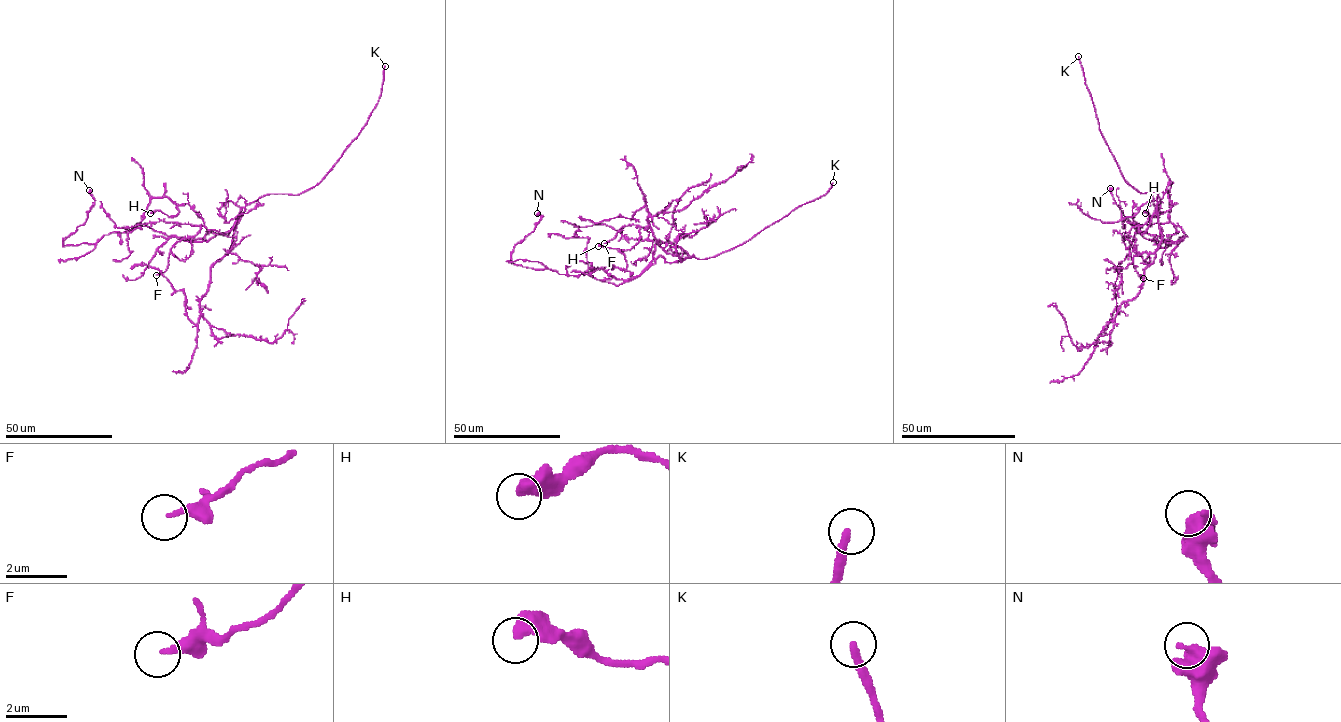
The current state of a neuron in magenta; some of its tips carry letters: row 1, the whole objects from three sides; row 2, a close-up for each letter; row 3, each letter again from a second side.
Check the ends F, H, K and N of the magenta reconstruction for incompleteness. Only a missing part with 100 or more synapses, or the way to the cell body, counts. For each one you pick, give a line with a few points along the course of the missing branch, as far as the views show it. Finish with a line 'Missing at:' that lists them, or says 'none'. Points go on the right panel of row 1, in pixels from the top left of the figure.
Missing at: K

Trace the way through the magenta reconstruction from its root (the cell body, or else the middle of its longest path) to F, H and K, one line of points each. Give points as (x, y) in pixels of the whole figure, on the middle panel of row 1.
F: (675, 262), (692, 257), (675, 244), (650, 240), (649, 232), (636, 225), (622, 226), (613, 238), (604, 243)
H: (675, 262), (659, 256), (640, 274), (615, 285), (587, 270), (625, 270), (625, 256), (598, 246)
K: (675, 262), (690, 257), (707, 259), (741, 245), (795, 208), (824, 195), (833, 182)

